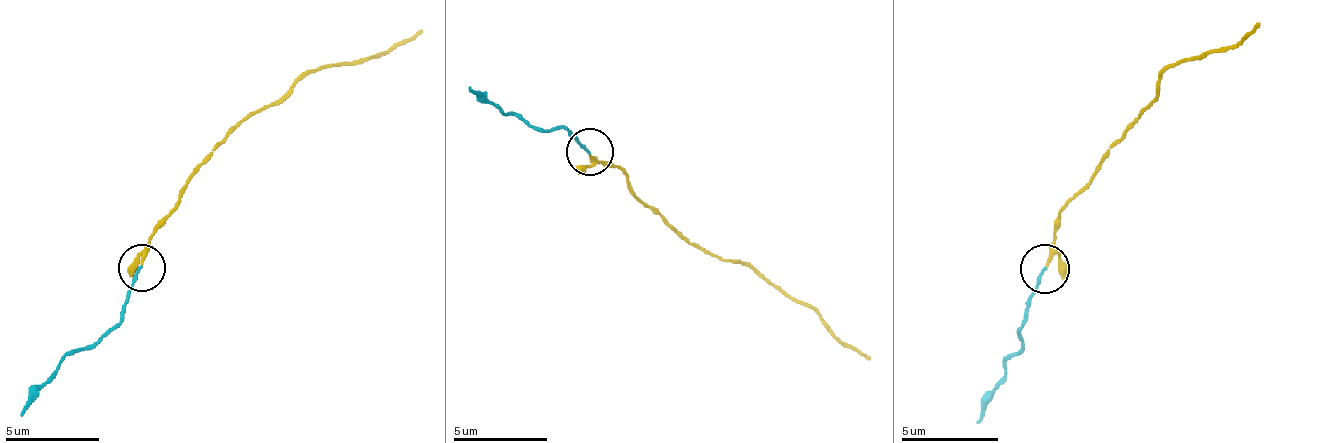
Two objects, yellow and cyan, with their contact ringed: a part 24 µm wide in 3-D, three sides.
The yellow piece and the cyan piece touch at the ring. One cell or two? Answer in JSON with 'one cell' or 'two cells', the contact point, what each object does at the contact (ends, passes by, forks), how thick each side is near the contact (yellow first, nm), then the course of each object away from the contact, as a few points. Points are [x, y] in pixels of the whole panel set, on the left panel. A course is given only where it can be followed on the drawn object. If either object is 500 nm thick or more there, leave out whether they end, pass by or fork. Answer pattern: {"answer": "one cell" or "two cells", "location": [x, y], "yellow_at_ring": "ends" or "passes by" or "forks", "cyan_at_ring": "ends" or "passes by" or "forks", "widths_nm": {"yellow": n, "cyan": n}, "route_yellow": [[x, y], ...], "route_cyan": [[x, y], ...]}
{"answer": "one cell", "location": [142, 267], "yellow_at_ring": "passes by", "cyan_at_ring": "ends", "widths_nm": {"yellow": 130, "cyan": 150}, "route_yellow": [[140, 266], [159, 219], [187, 177], [244, 120], [319, 68], [376, 59], [423, 31]], "route_cyan": [[140, 266], [126, 313], [74, 351], [23, 417]]}

